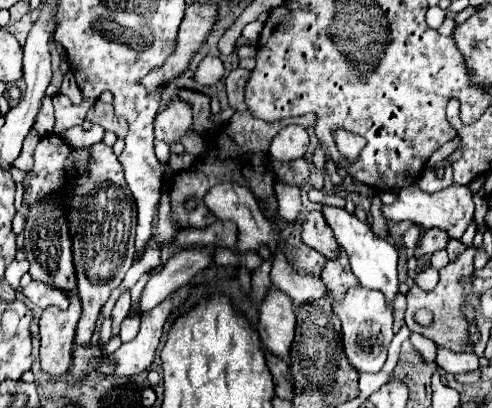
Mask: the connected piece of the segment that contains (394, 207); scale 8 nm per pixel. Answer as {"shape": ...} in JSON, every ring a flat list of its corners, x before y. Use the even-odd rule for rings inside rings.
{"shape":[[411,184,397,192,397,200,393,204,381,206,381,212,387,220,393,220,393,222,409,220,425,230,439,228,439,230,445,230,449,234,449,238,461,240,461,236,465,234,467,226,473,220,473,194,471,194,469,186,449,186,441,192,427,194,427,192,421,192,417,188,417,184]]}

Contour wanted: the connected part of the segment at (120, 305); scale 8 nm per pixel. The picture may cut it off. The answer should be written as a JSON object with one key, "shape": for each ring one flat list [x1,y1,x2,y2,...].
{"shape":[[125,292,125,294,117,300,117,304,115,304,115,308,113,308,111,338,119,336,119,326,121,326,121,322,127,318,127,312,129,312,129,302,131,302,131,294,129,294,129,292]]}

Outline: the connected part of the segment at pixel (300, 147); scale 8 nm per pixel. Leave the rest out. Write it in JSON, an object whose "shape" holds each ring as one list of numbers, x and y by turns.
{"shape":[[285,126,271,142,269,154,279,162,291,162,303,158,309,146,309,136,303,126]]}

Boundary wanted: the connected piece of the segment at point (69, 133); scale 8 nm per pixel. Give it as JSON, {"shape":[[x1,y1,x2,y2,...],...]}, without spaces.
{"shape":[[94,124,89,130,82,126,74,126,66,130,61,136,72,147,90,147,103,141,105,130,102,126]]}

